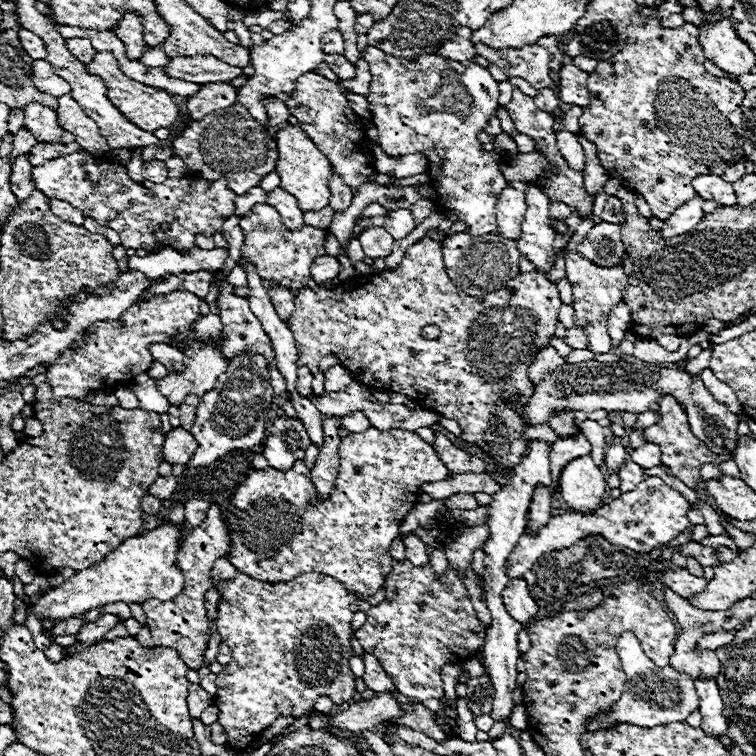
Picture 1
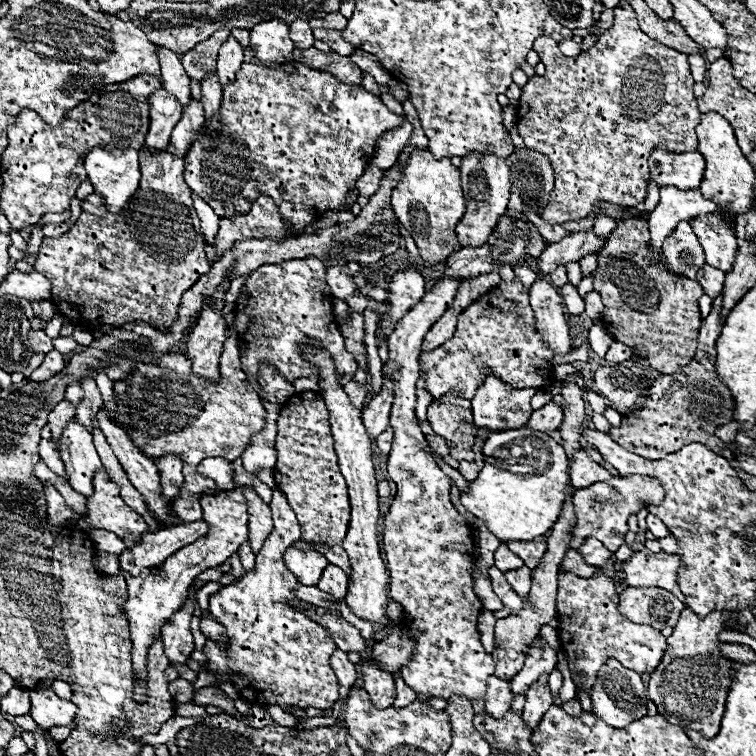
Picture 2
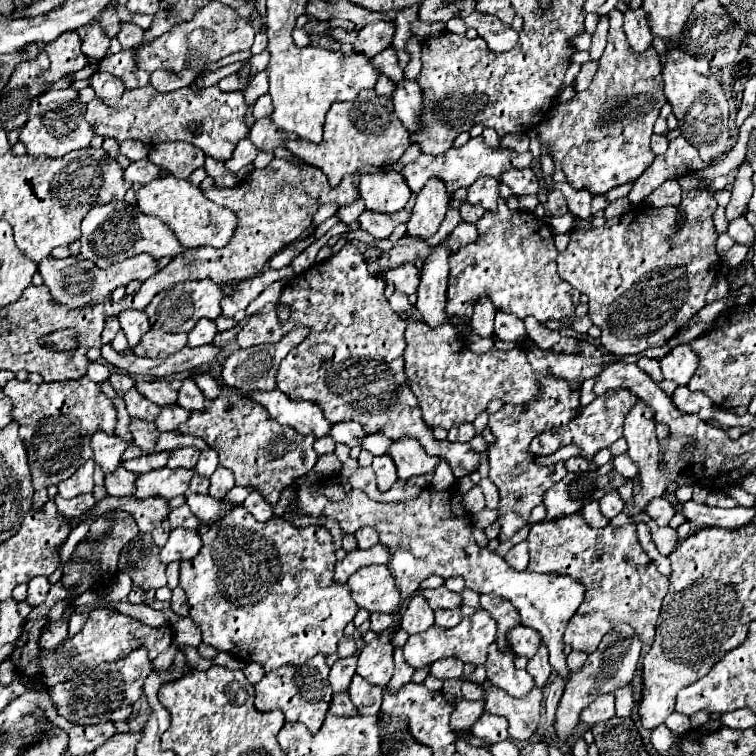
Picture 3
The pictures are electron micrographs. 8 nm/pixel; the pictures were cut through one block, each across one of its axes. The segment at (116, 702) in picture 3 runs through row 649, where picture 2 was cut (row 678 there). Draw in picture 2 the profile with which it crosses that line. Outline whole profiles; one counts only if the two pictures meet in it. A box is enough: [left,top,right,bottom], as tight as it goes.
[124,486,248,702]

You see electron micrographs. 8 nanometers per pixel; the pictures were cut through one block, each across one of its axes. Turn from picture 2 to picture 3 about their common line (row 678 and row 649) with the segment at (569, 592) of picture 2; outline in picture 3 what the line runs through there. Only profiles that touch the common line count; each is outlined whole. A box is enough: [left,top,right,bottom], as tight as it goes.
[528,514,668,654]

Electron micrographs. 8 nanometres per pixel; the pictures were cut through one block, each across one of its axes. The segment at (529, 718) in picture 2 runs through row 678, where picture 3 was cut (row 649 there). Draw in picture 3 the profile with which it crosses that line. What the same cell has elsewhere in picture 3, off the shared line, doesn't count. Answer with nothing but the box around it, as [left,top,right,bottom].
[526,644,552,686]

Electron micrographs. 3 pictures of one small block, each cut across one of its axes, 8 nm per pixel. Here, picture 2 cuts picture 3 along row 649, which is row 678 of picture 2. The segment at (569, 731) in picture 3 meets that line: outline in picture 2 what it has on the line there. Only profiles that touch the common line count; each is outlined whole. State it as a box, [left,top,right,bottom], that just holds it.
[590,658,648,726]

